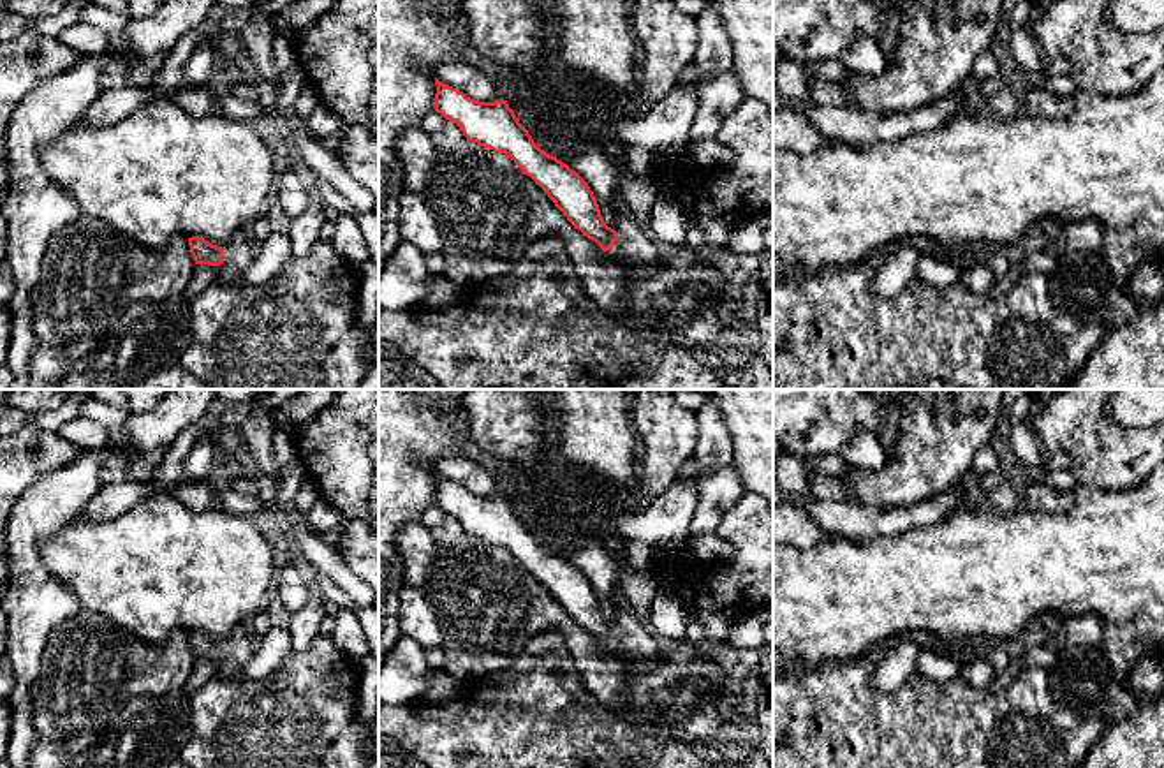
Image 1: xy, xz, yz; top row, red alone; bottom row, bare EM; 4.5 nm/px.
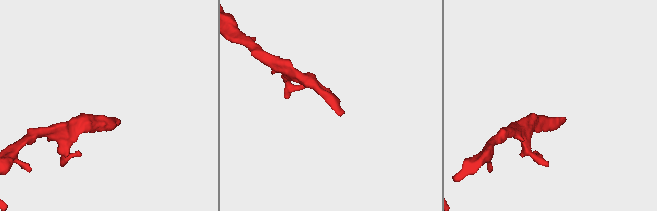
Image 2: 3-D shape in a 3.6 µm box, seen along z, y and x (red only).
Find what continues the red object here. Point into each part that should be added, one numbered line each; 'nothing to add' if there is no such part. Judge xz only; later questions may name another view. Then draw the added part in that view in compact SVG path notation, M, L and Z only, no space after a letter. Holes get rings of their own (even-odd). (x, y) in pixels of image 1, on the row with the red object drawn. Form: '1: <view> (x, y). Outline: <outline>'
1: xz (634, 243). Outline: M627 211L618 215L615 231L618 240L611 247L611 255L623 261L637 261L641 277L655 275L664 266L659 264L659 243Z

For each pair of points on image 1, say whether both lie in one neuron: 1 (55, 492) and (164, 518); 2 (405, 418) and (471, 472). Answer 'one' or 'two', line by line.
1: two
2: two

